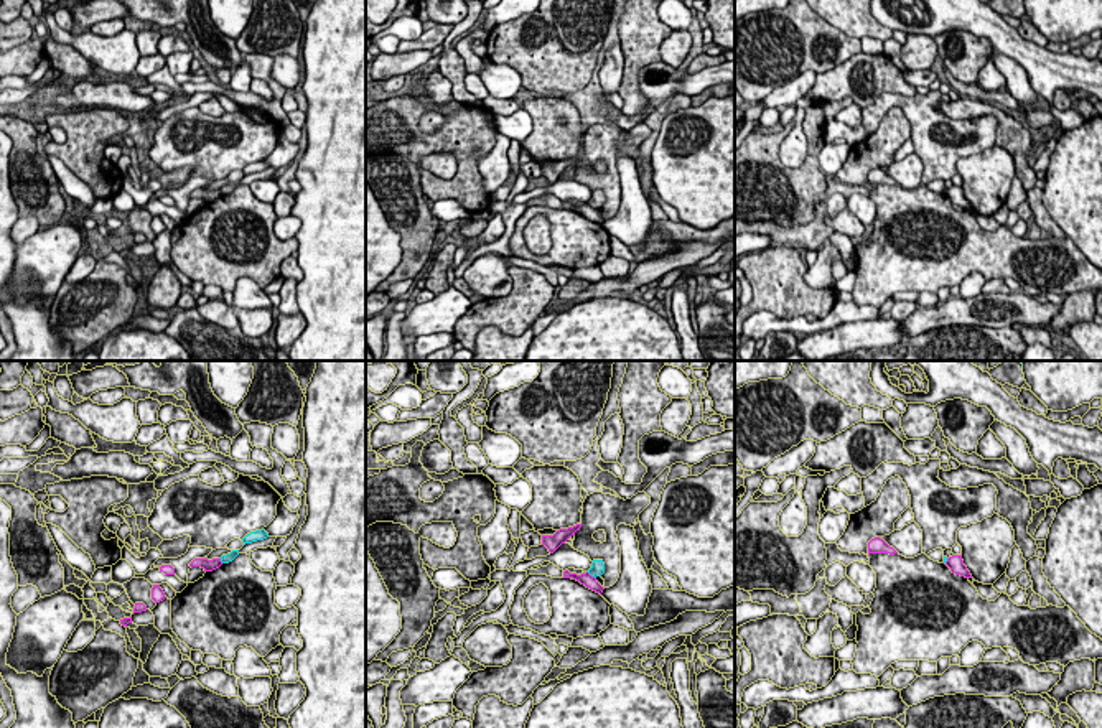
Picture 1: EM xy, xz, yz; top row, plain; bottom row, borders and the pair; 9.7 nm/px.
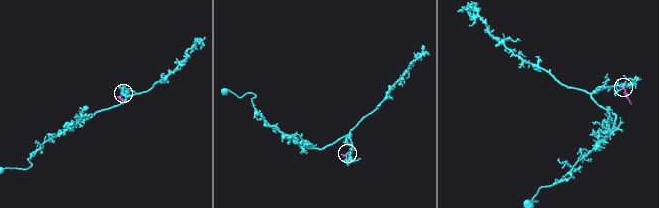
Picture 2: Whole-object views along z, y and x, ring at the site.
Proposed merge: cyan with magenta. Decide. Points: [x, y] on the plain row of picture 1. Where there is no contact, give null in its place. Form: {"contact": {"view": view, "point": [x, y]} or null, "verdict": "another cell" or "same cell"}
{"contact": {"view": "xz", "point": [592, 206]}, "verdict": "another cell"}

